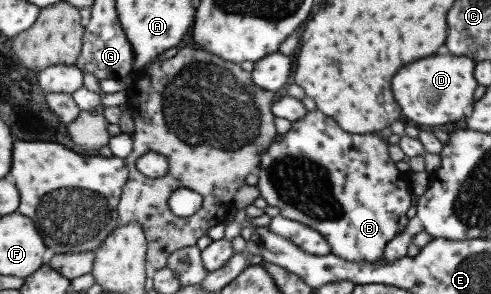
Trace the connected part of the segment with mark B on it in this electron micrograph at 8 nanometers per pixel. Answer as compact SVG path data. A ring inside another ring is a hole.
M316 109L314 111L306 111L295 122L291 122L289 131L281 135L283 136L279 143L273 139L272 143L265 149L265 152L261 154L257 166L258 179L256 187L260 192L259 196L265 200L267 206L279 209L279 216L288 218L288 220L295 220L299 224L303 224L315 230L318 234L321 234L327 245L329 245L330 253L333 256L346 259L347 262L361 262L362 260L365 262L374 262L374 260L382 258L383 250L387 243L391 239L395 239L395 236L399 235L405 229L408 220L405 213L411 207L412 200L407 173L397 170L394 162L389 158L387 153L389 144L386 141L382 141L376 133L353 134L345 132L333 119L321 114Z

